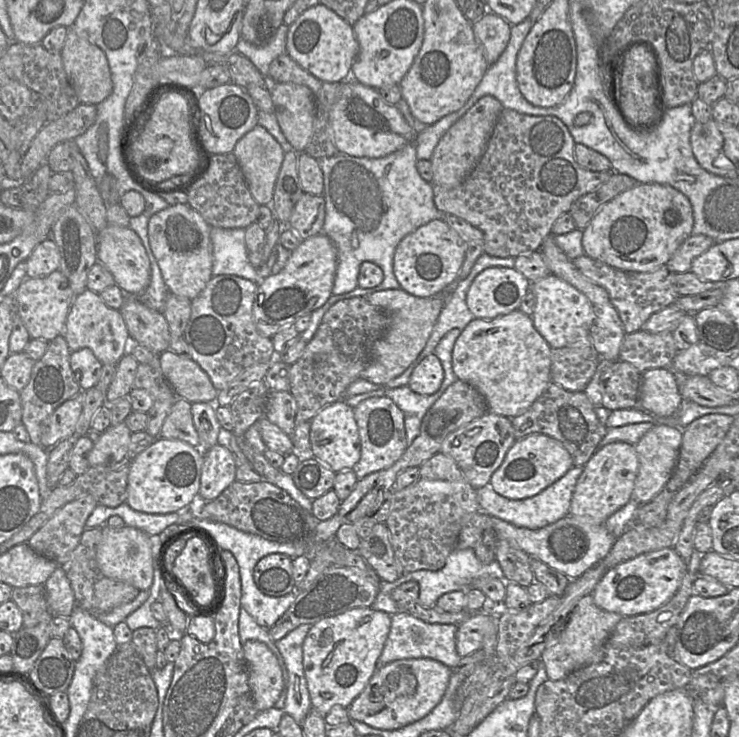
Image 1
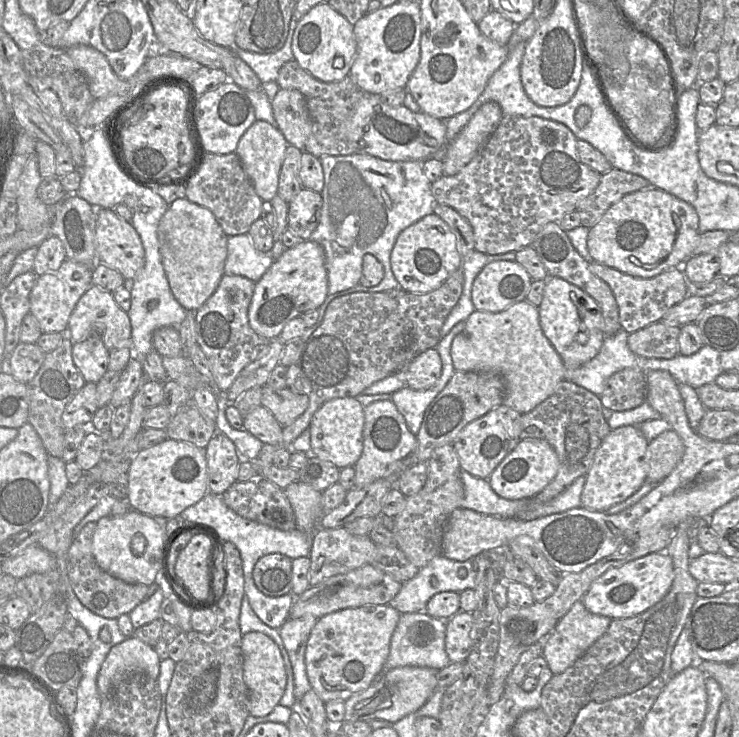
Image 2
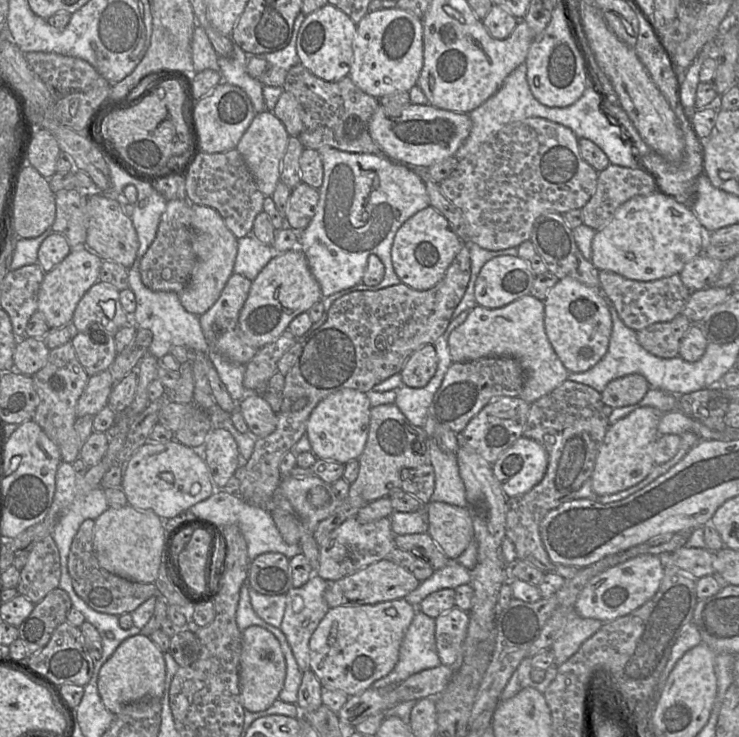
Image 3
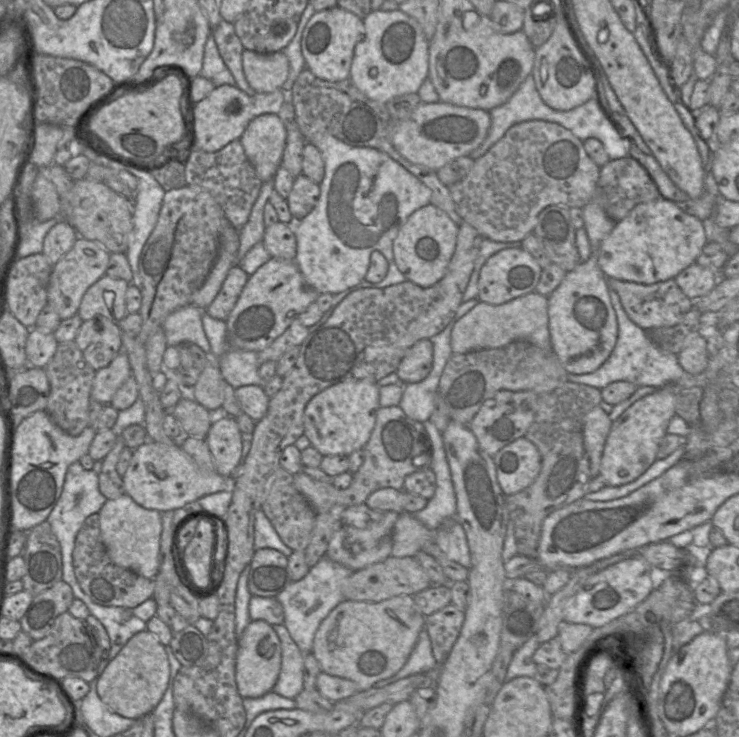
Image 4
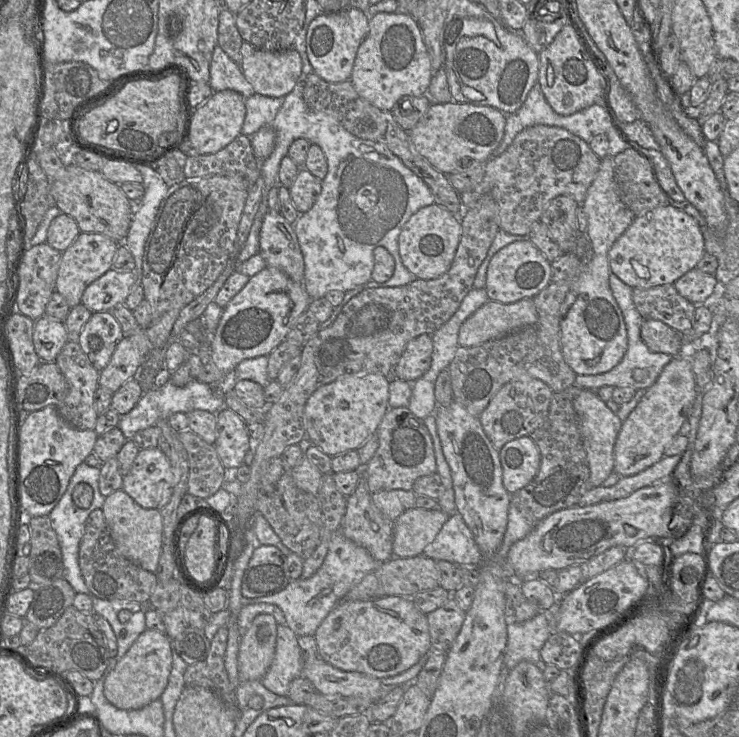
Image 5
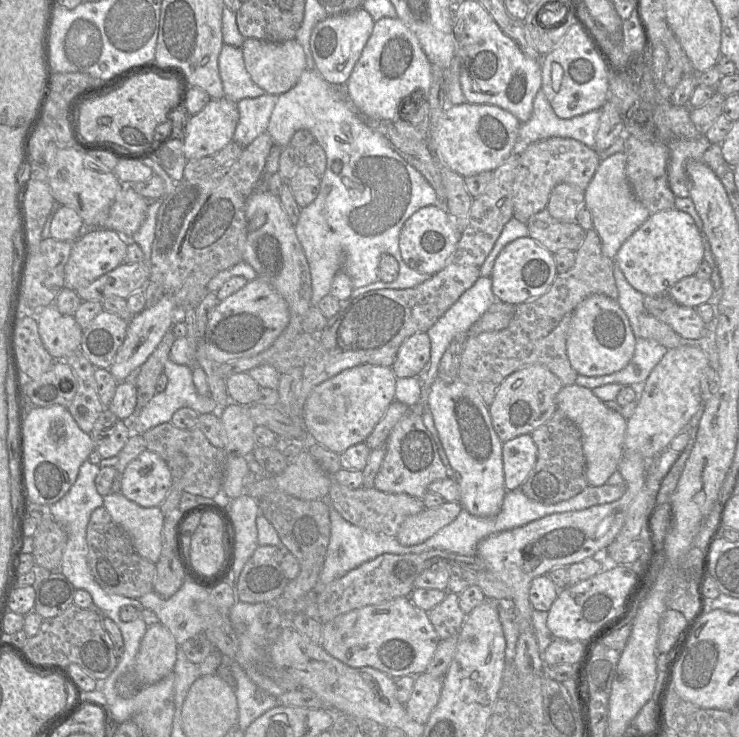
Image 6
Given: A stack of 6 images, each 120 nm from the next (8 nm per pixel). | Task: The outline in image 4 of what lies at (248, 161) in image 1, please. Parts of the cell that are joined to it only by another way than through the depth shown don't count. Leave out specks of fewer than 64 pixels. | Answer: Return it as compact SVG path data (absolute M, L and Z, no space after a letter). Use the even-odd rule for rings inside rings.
M277 114L253 118L239 139L261 181L273 181L281 165L287 129Z

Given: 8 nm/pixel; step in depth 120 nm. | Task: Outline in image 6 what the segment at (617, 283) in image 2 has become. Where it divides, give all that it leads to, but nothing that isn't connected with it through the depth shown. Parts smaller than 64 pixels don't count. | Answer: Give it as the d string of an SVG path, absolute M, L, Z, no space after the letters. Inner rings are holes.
M668 293L645 295L643 304L647 313L668 324L682 338L698 339L703 336L706 323L696 308L678 304Z

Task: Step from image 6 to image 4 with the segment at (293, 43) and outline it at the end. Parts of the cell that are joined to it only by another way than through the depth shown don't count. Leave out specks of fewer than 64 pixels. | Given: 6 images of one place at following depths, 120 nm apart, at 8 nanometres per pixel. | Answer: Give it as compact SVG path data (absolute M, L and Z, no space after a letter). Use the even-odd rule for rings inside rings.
M244 49L243 71L256 93L272 93L281 89L289 75L289 60L283 51L258 53Z

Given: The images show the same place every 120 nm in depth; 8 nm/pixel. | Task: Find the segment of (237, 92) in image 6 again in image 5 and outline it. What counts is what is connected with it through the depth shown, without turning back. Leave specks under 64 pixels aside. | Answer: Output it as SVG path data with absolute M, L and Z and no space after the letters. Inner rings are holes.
M218 44L215 46L212 55L209 84L214 92L233 90L245 99L255 94L240 66Z

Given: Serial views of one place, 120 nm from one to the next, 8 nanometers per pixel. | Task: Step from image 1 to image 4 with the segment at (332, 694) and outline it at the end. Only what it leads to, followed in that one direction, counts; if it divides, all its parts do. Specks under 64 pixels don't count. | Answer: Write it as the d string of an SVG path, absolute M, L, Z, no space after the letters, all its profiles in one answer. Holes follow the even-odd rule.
M395 596L380 602L343 600L318 627L312 653L322 672L349 679L358 685L360 691L364 691L376 682L395 675L404 666L424 626L425 617L419 612L412 596Z

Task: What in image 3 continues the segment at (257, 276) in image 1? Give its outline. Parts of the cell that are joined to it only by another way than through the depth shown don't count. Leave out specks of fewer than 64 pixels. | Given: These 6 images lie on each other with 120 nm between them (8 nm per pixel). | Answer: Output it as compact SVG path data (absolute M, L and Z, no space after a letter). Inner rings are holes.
M252 234L240 238L234 273L253 281L276 254L272 245L264 244Z

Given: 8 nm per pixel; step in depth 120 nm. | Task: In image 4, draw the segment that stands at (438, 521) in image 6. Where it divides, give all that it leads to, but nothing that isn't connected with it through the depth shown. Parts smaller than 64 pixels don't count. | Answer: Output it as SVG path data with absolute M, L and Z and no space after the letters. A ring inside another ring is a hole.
M400 513L393 529L391 555L398 558L414 557L427 542L434 540L434 533L413 514Z

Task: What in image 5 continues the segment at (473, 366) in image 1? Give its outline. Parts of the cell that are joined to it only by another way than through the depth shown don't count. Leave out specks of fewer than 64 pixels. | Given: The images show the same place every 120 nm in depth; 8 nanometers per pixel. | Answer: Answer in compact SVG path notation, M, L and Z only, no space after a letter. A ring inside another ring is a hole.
M532 298L514 303L488 301L470 315L458 333L460 347L471 347L501 338L538 320Z

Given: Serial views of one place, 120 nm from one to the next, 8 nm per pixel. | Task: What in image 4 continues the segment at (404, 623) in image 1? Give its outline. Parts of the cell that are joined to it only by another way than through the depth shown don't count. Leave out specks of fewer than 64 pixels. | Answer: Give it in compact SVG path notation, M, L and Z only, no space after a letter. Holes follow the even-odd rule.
M425 626L404 666L393 676L380 680L373 687L381 688L411 675L425 673L438 665L432 653L431 640Z

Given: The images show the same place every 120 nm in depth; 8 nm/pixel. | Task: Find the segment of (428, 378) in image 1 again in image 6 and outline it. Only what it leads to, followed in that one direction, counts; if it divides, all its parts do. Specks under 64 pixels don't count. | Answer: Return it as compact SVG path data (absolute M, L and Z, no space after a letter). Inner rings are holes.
M419 332L401 344L391 368L397 378L417 377L429 359L430 338L427 332Z

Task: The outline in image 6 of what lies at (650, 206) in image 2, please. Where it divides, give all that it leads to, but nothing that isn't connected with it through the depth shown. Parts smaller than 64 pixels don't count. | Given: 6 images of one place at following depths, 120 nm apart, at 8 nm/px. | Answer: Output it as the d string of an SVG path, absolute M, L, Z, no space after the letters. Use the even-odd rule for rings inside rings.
M676 208L652 213L622 244L616 261L631 286L645 295L661 295L684 277L694 275L704 258L704 248L697 226L686 212Z

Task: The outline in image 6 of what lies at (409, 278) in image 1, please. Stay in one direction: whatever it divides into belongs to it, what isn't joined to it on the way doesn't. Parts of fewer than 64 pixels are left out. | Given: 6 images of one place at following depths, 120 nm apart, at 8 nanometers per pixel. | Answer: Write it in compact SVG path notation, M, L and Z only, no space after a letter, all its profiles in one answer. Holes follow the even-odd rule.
M428 205L413 213L404 223L399 237L399 249L404 262L412 269L433 275L442 270L452 258L460 238L446 208Z

